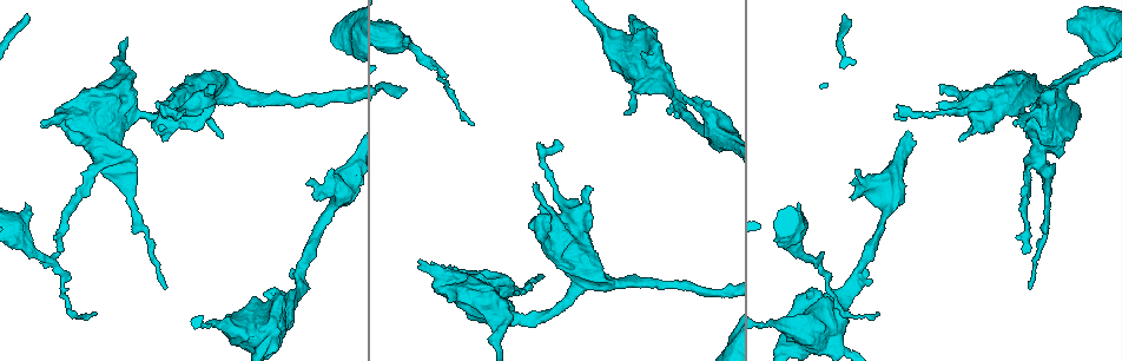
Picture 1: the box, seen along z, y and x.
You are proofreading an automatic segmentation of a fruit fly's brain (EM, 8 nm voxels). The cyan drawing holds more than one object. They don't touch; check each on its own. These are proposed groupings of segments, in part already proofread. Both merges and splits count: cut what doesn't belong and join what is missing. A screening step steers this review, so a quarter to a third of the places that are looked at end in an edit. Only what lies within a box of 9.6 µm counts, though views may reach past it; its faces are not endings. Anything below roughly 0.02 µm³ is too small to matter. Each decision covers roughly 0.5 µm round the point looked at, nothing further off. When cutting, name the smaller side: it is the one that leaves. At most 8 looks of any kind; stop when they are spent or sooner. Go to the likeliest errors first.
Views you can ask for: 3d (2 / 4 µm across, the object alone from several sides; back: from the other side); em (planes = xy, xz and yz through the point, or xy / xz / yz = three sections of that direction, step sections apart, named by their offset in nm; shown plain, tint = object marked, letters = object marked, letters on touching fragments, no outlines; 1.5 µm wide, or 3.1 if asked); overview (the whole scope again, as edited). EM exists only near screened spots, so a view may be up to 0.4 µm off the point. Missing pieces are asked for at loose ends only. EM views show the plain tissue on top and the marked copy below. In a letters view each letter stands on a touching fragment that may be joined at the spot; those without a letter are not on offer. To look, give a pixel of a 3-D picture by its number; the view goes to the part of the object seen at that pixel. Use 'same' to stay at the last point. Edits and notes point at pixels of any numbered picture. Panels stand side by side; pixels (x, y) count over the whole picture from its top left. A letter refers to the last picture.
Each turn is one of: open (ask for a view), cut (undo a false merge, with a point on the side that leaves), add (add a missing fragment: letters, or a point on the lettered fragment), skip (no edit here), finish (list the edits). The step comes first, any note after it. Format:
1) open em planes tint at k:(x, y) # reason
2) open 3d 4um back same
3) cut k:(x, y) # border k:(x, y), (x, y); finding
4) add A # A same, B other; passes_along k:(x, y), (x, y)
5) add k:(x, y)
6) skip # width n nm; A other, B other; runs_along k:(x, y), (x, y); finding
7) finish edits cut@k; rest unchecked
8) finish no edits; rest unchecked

open 3d 4um at 1:(128, 153) # stops while still wide

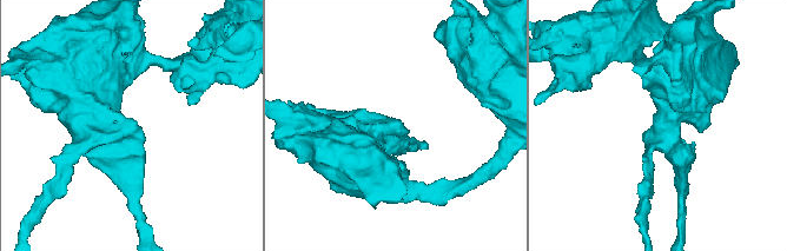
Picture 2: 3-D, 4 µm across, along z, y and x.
open em yz step 8 tint at 2:(398, 130) # arm_widths 340, 550 nm

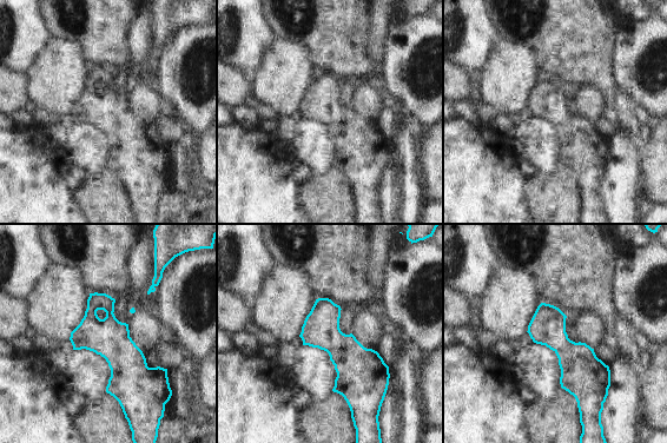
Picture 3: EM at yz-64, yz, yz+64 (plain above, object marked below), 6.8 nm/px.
open em planes letters same # cut it another way

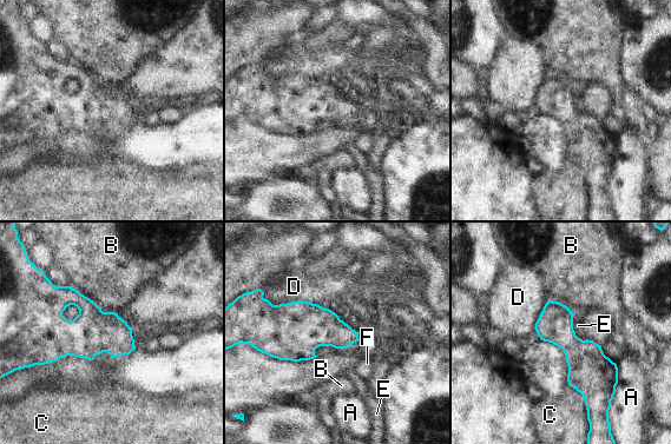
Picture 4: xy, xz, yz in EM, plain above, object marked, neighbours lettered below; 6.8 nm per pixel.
skip # longest_contact B 380 nm; A other, B other, C other, D other, E other, F other; border 4:(573, 315), (573, 331), (585, 340); none of them fits

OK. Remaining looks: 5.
open 3d 2um at 1:(542, 156) # abrupt turn

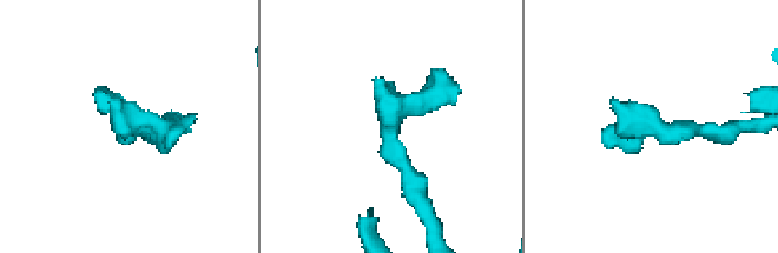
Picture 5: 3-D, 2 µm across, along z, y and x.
open em yz step 4 tint at 5:(649, 129)

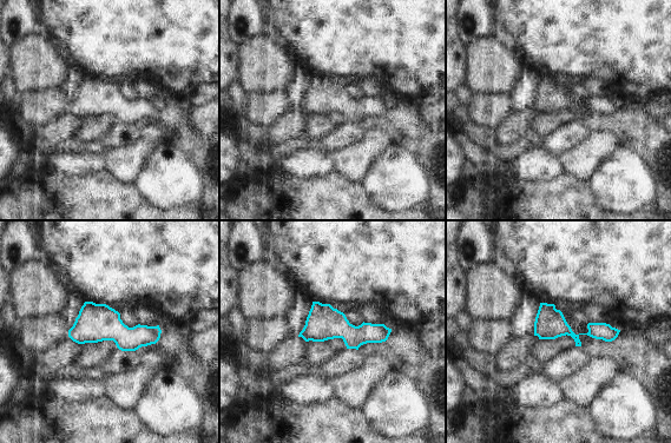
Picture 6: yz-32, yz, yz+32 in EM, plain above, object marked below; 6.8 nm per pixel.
open em planes letters same # another direction

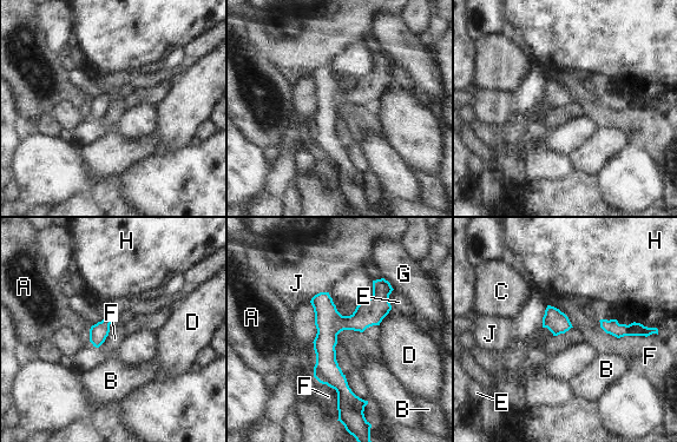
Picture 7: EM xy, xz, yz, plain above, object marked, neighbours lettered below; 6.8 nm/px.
skip # longest_contact F 340 nm; A other, B other, C other, D other, E other, F other, G other, H other, J other; border 7:(599, 327), (617, 337), (648, 336); continuous, no second neuron

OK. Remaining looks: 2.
open 3d 2um at 1:(841, 299) # calibre changes

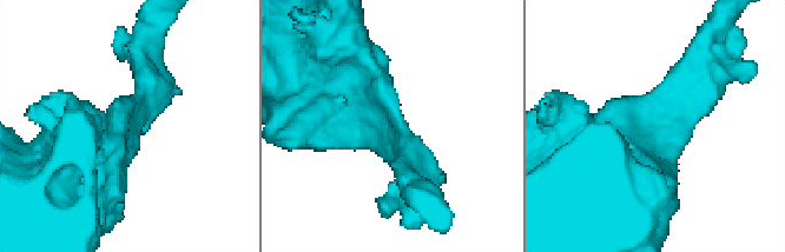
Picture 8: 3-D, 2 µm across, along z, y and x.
open em planes letters at 8:(127, 133) # shape alone is not enough

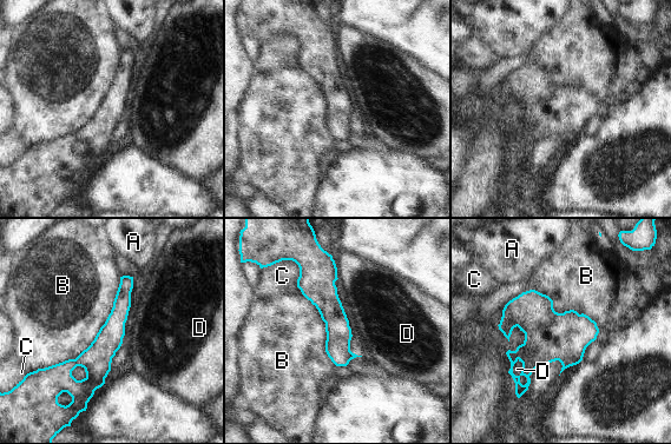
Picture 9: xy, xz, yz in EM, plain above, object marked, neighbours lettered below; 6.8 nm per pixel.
skip # width 180 nm; A other, B other, C other, D other; border 9:(120, 277), (94, 339), (38, 369); continuous, no second neuron

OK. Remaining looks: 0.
finish no edits; rest unchecked

